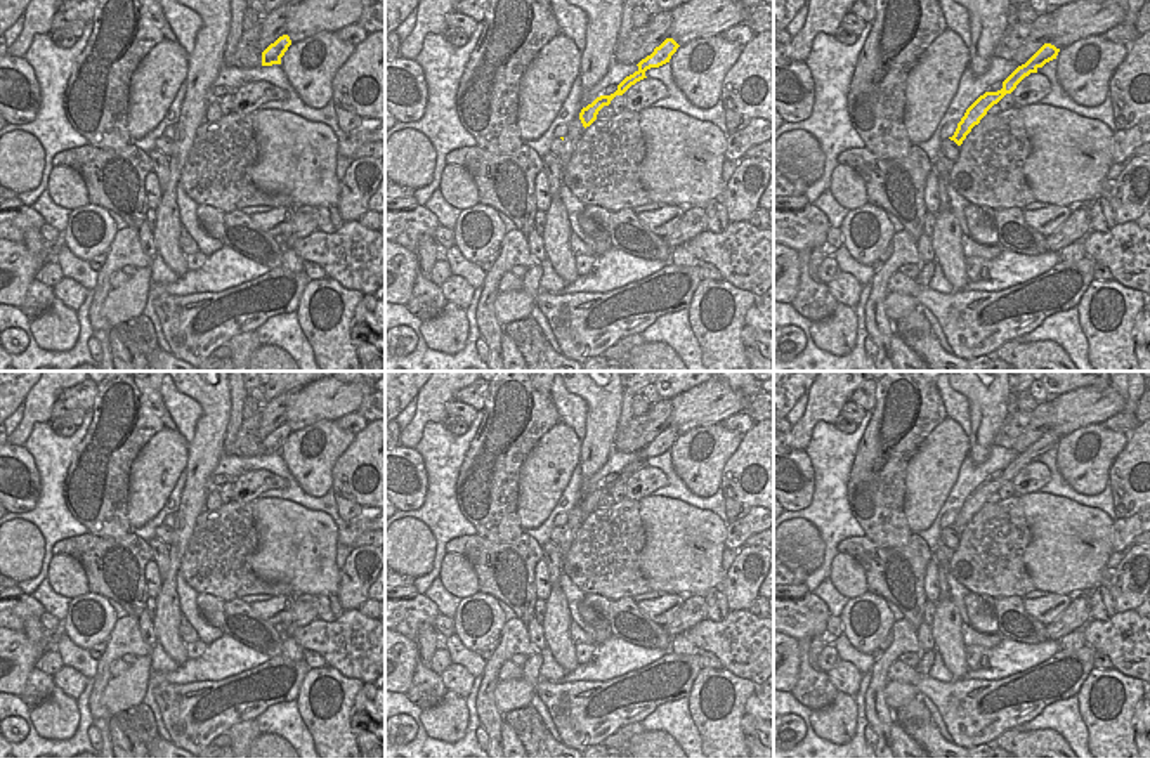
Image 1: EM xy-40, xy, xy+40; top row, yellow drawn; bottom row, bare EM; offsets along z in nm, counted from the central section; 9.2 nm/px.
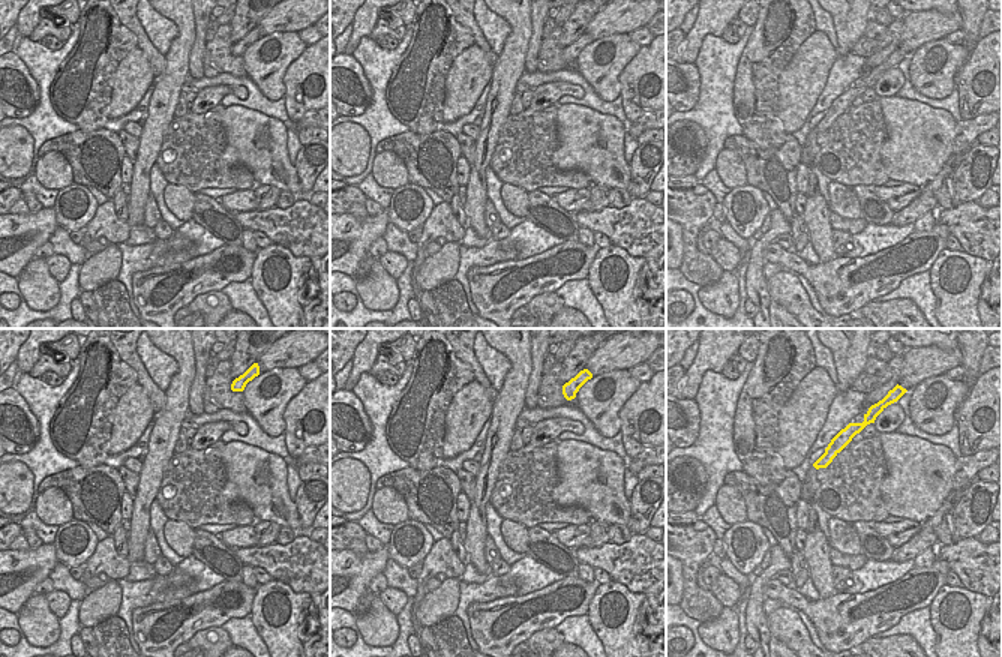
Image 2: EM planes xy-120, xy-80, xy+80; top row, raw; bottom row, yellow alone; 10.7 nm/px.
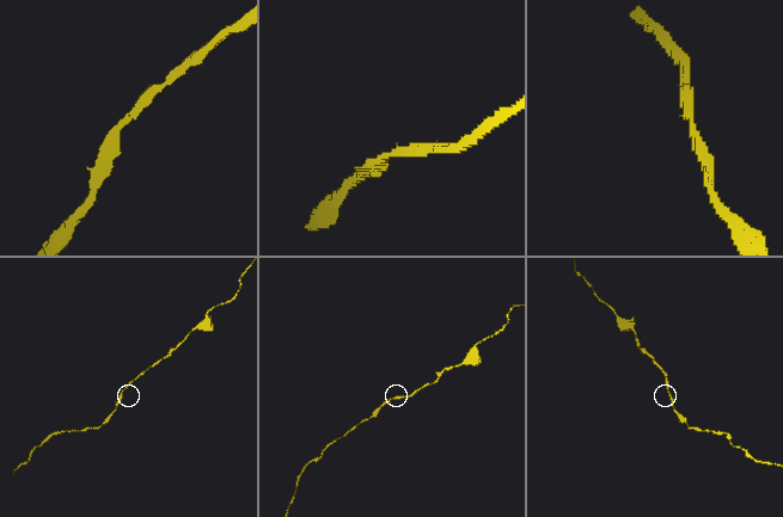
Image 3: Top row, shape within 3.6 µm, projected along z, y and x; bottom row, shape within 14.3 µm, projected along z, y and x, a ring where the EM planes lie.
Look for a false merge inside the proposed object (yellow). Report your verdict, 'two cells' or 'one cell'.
one cell

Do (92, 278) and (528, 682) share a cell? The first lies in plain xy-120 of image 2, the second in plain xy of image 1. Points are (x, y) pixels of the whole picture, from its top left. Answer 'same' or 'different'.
same

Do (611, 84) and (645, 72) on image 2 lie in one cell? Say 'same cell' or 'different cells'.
different cells

